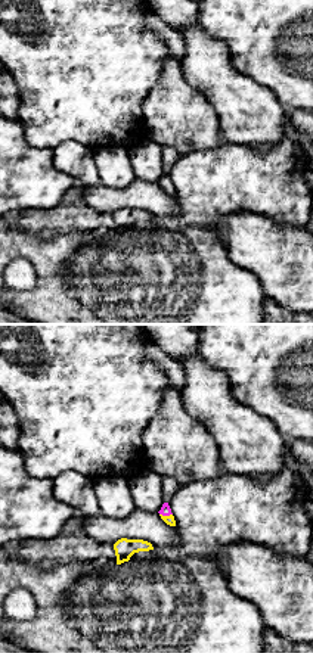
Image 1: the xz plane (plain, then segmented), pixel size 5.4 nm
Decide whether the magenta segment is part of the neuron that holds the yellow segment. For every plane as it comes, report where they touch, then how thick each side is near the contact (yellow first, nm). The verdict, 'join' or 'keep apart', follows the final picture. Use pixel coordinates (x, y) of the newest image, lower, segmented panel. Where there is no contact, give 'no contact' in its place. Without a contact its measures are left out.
contact (166, 516); calibres 50 and 60 nm

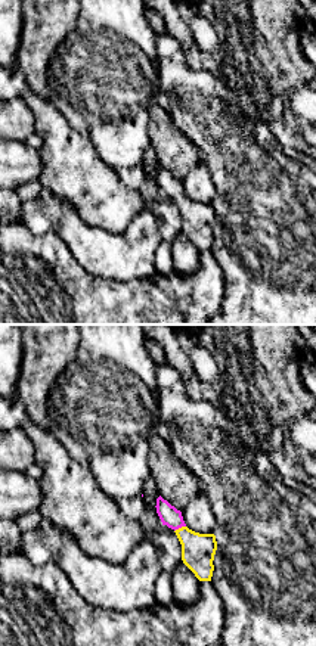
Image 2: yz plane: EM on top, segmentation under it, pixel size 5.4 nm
contact (179, 528); calibres 180 and 110 nm

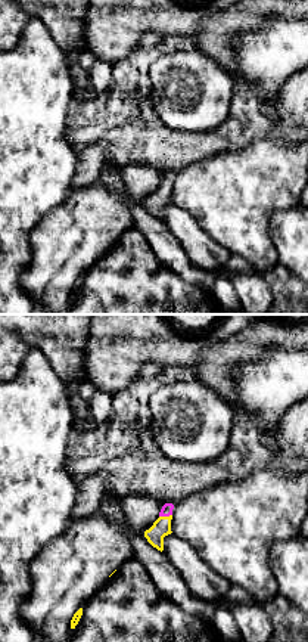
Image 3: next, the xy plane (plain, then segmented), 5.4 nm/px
contact (165, 517); calibres 100 and 60 nm

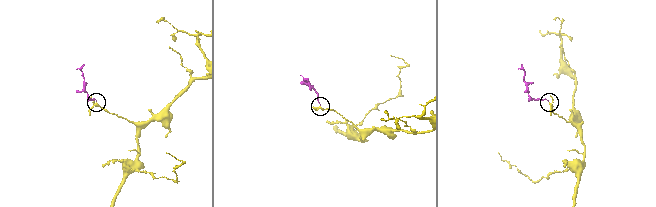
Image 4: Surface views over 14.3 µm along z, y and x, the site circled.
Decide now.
join

